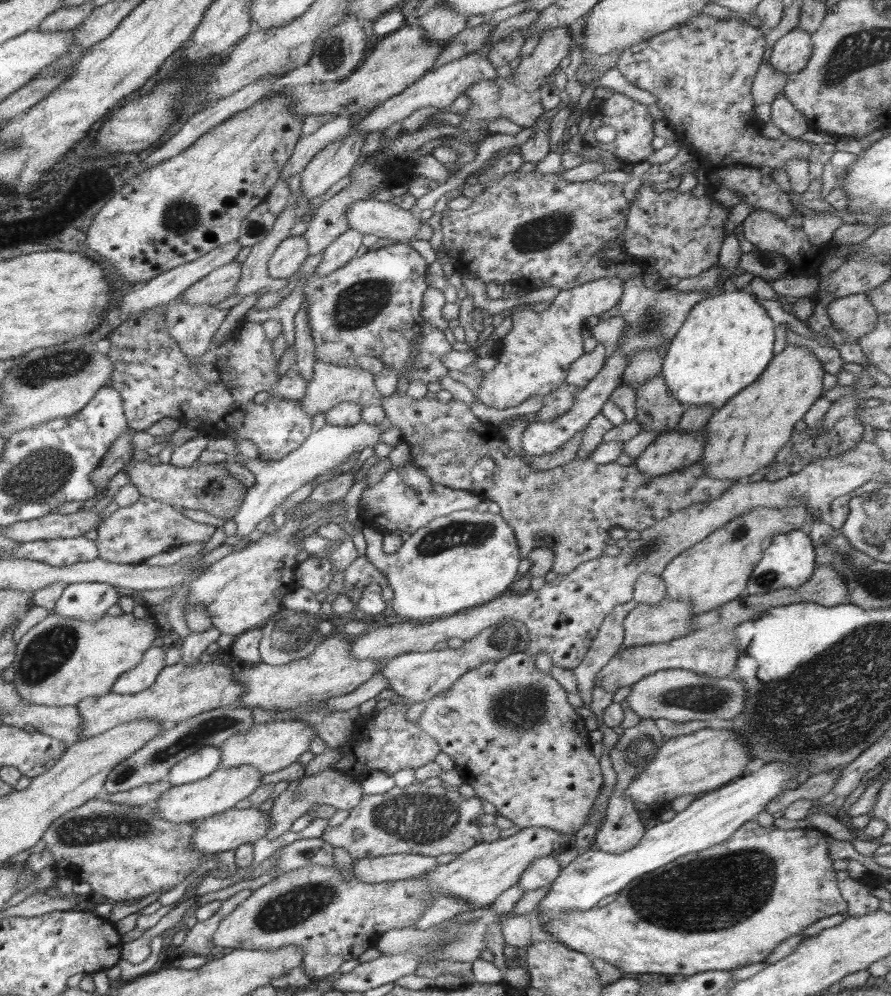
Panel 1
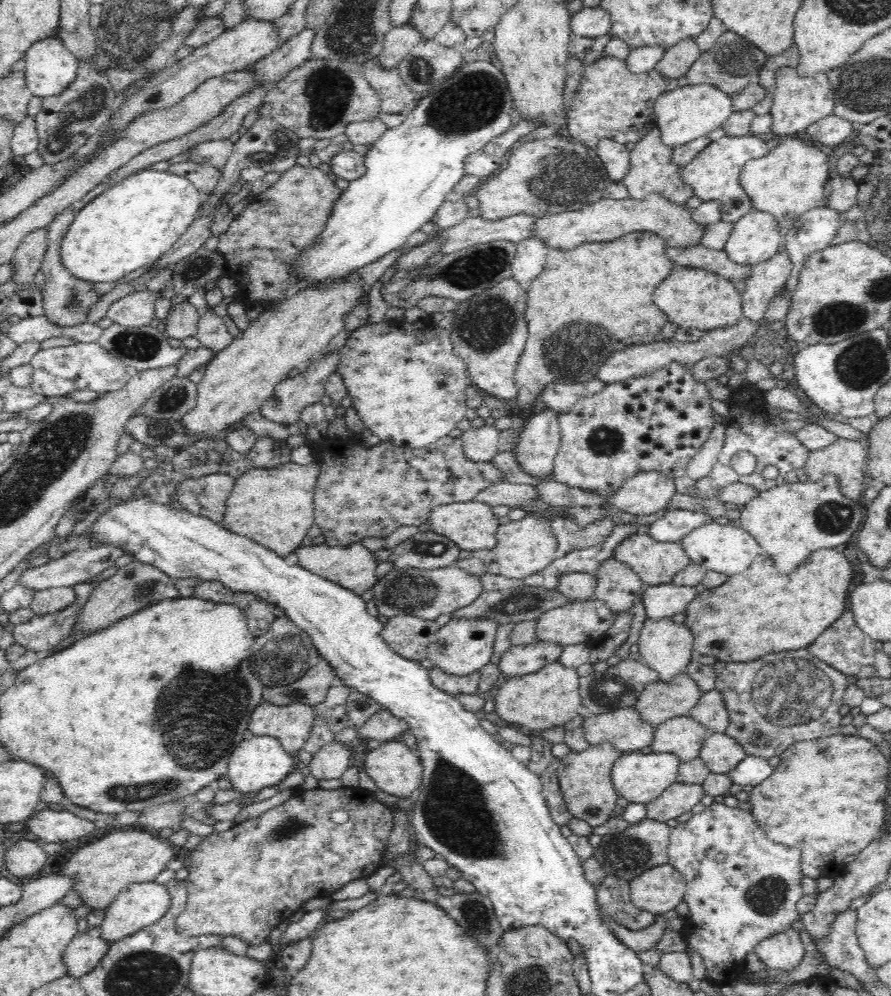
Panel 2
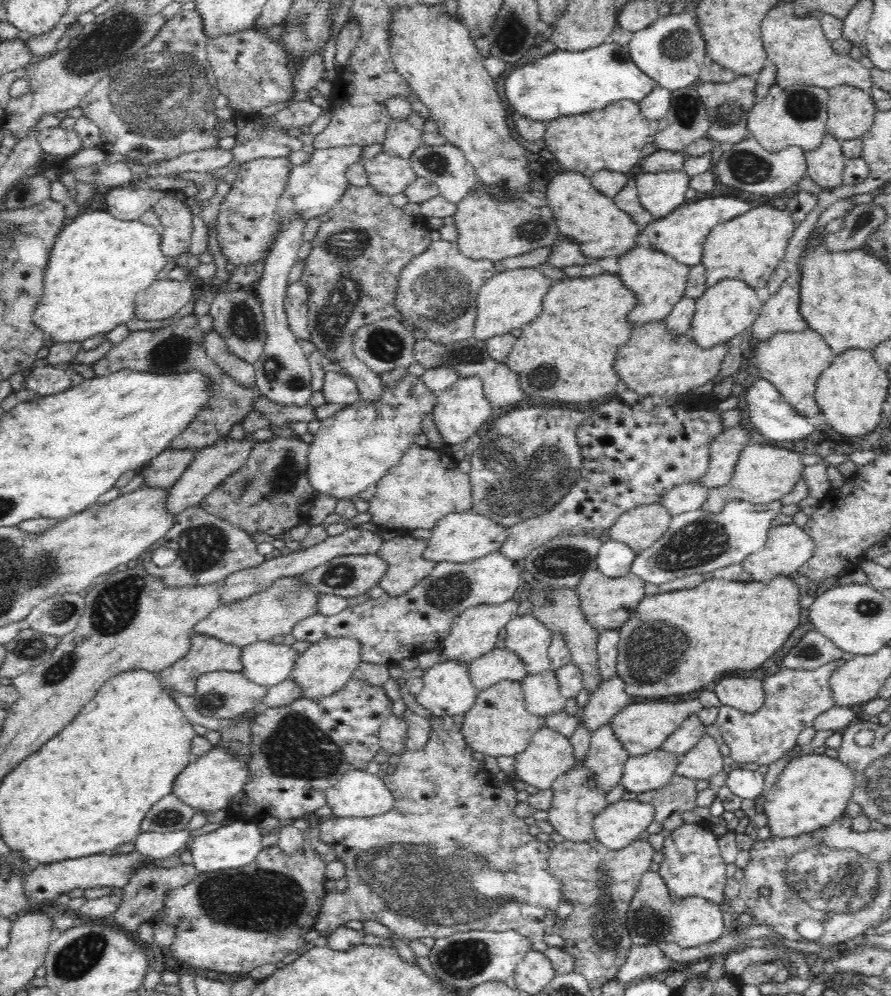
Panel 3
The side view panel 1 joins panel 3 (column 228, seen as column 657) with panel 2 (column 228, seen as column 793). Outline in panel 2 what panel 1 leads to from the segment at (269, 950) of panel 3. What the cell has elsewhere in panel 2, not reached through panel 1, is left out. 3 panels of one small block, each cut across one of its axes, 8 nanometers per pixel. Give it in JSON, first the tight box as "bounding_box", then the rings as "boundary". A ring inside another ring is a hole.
{"bounding_box":[176,786,392,947],"boundary":[[[318,786],[315,789],[295,792],[284,803],[266,810],[258,818],[234,825],[227,831],[216,831],[205,836],[199,845],[188,852],[182,862],[189,872],[184,882],[188,900],[184,912],[176,918],[176,930],[186,939],[210,934],[217,934],[222,938],[237,936],[249,947],[269,941],[272,929],[282,922],[288,922],[310,898],[328,897],[342,890],[352,880],[372,876],[383,864],[383,854],[392,824],[390,808],[377,802],[371,791],[344,786],[326,790]],[[332,810],[348,812],[348,824],[332,822]]]}

